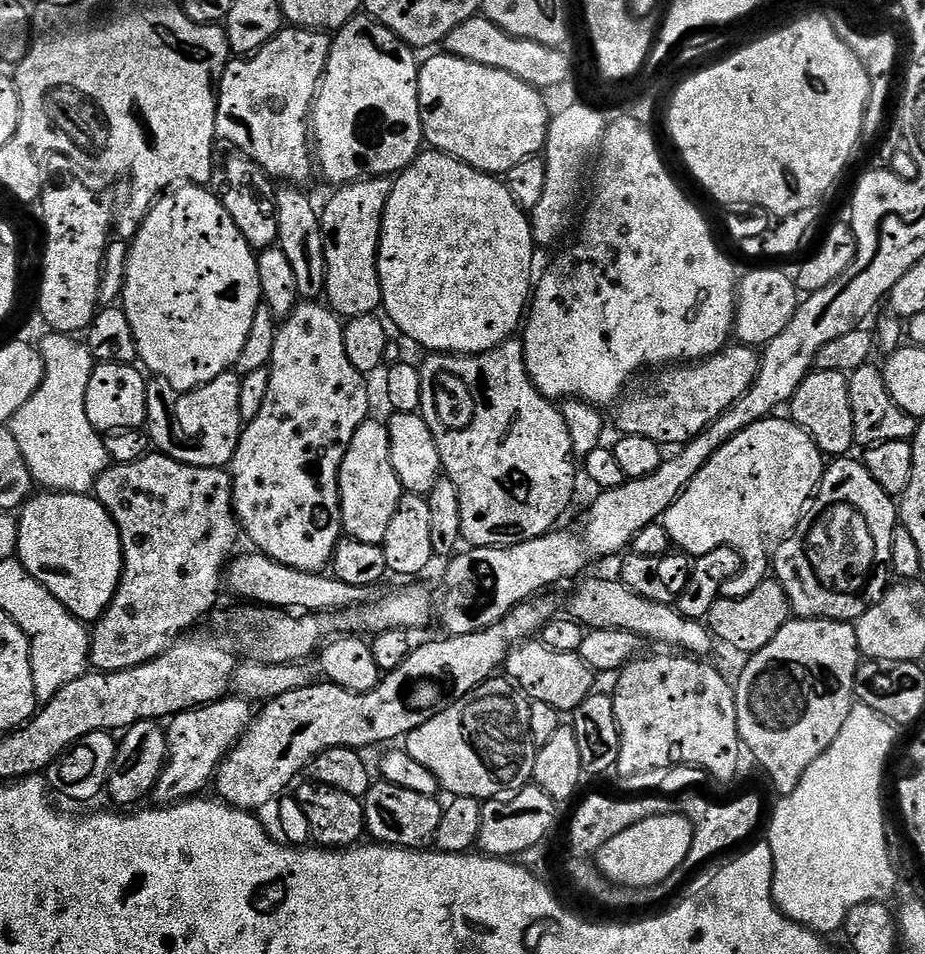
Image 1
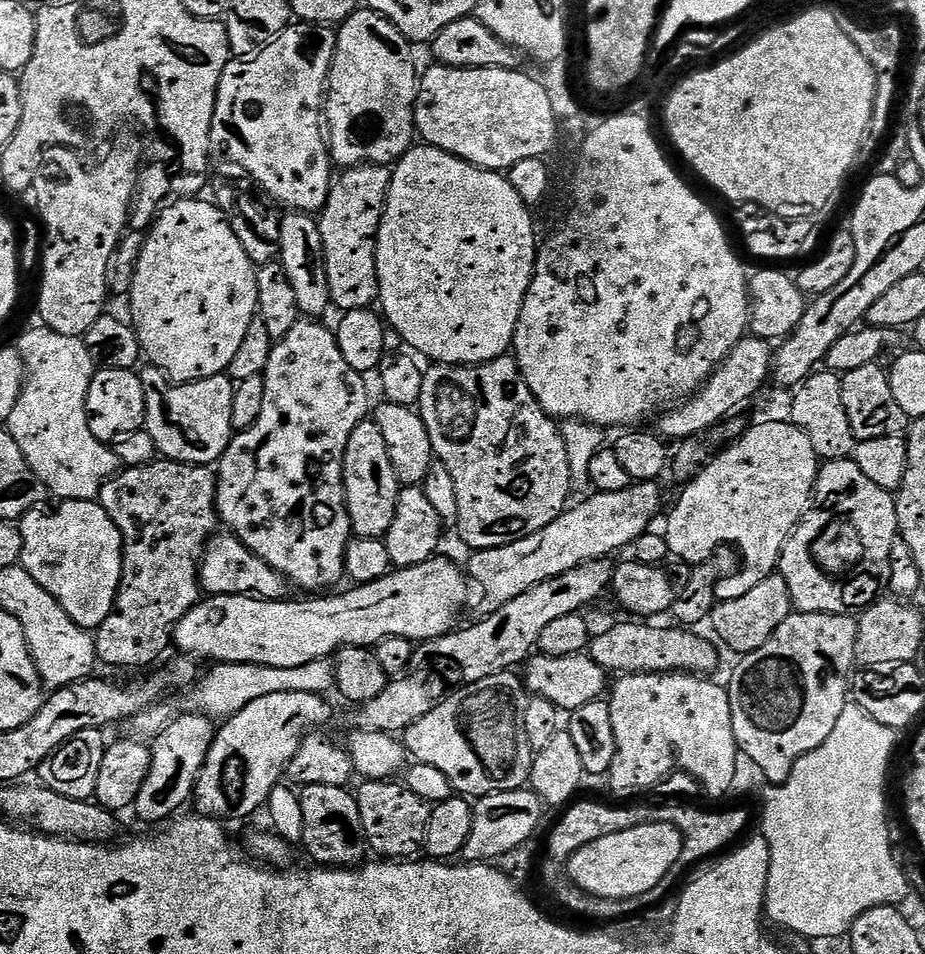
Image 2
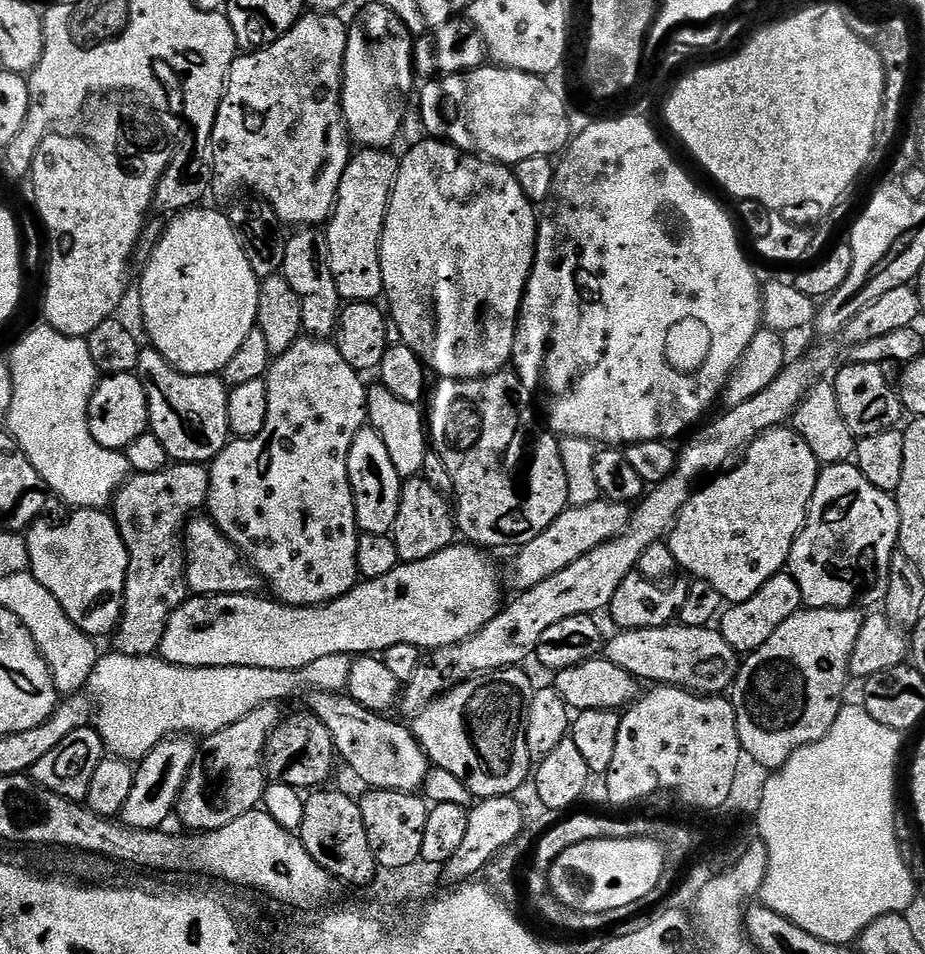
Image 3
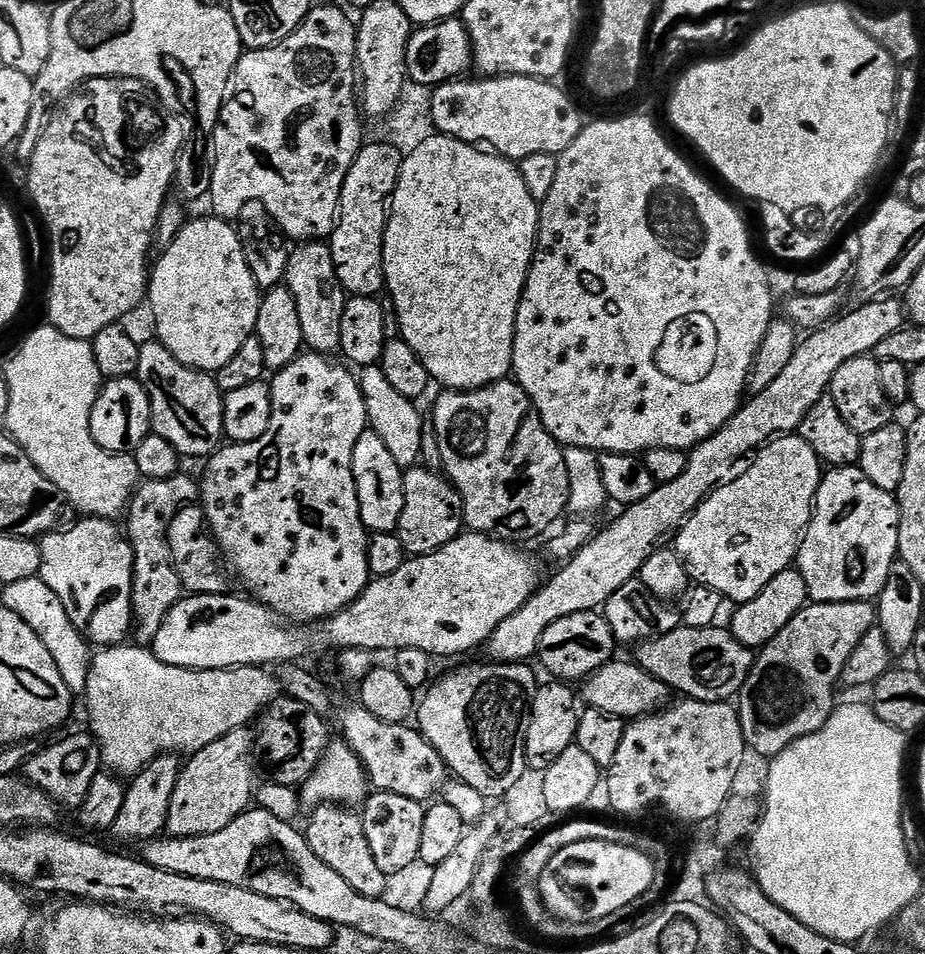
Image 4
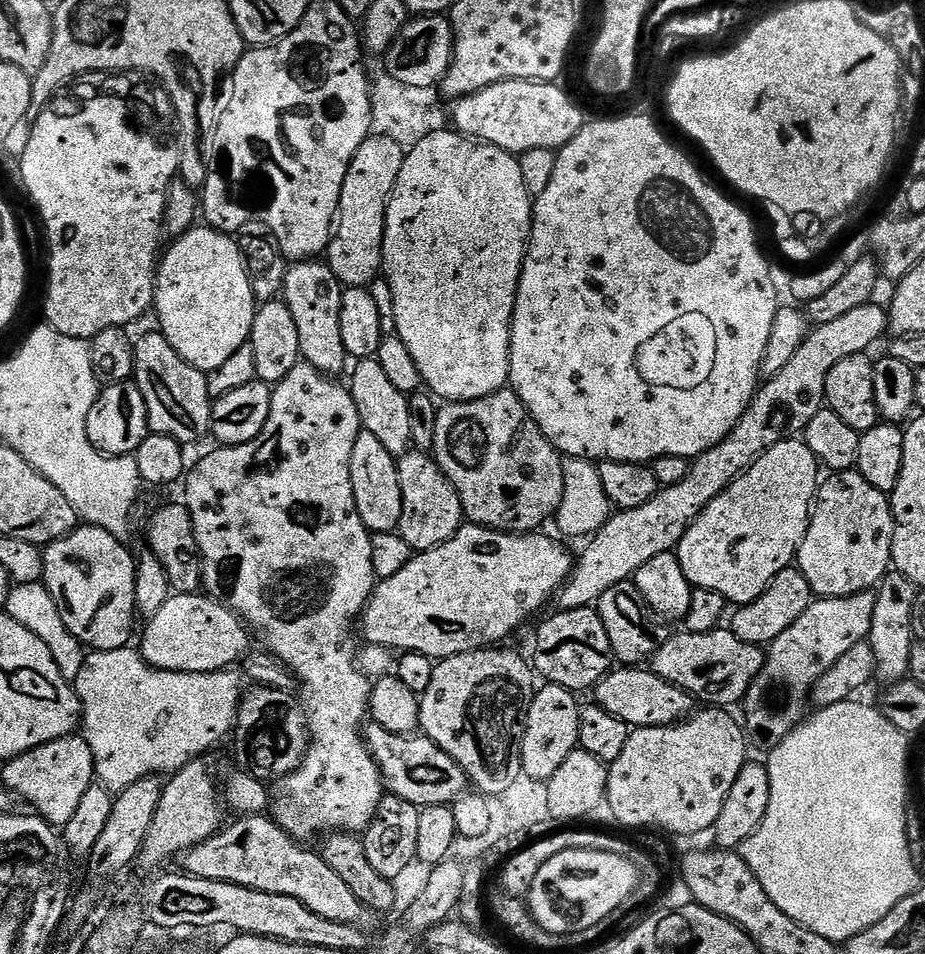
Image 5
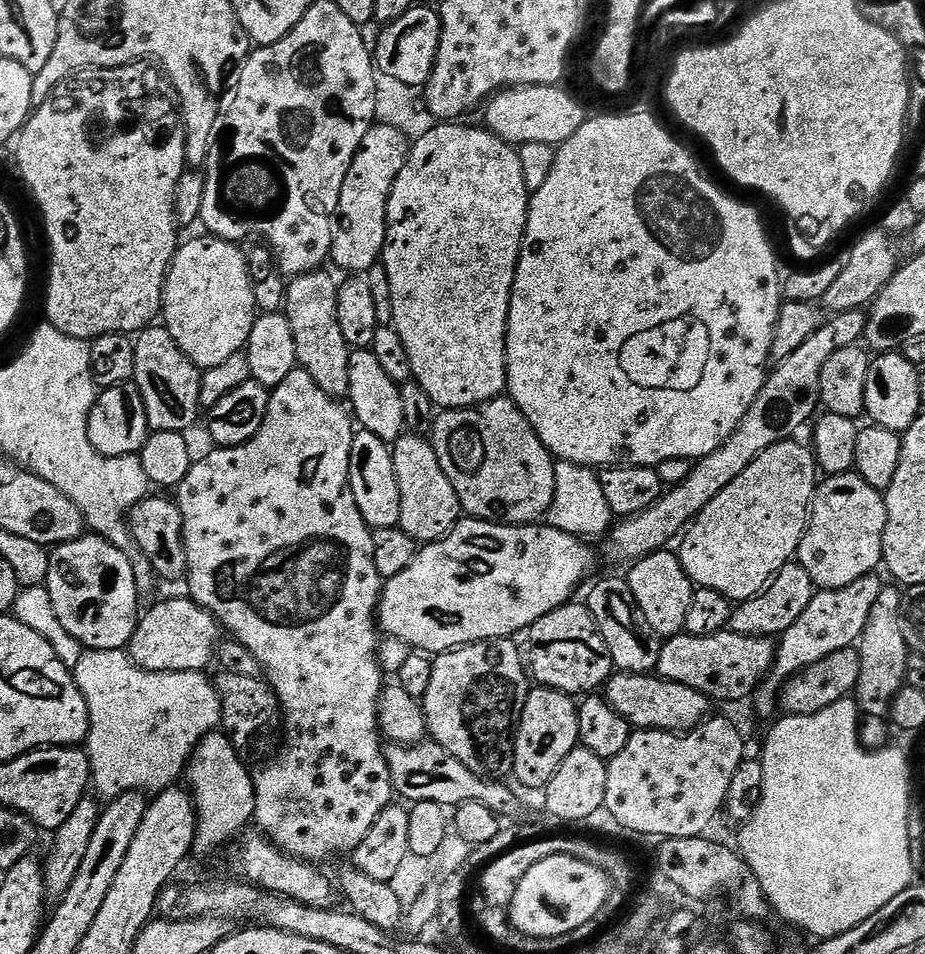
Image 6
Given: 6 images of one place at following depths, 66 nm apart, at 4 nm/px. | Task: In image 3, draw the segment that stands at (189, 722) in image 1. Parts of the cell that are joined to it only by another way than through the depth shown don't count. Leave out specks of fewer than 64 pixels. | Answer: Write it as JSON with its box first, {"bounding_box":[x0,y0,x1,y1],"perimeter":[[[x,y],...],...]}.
{"bounding_box":[122,735,198,832],"perimeter":[[[173,735],[160,741],[139,761],[134,778],[134,790],[130,790],[130,798],[126,798],[126,806],[122,813],[122,823],[130,828],[141,828],[151,832],[163,829],[168,819],[173,819],[176,803],[180,800],[182,786],[190,774],[192,764],[196,760],[198,744],[187,735]]]}

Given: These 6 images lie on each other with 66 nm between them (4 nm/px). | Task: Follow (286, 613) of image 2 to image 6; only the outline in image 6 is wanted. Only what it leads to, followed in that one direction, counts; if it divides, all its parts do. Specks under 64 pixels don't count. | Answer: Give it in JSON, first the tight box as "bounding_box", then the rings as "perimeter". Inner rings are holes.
{"bounding_box":[130,518,596,672],"perimeter":[[[471,518],[461,519],[460,523],[448,533],[442,540],[433,540],[425,544],[417,551],[414,562],[402,570],[394,578],[390,578],[383,585],[378,605],[378,628],[385,637],[393,636],[408,644],[409,649],[420,654],[439,654],[450,652],[454,648],[460,648],[463,644],[477,644],[483,640],[503,640],[515,637],[515,632],[523,633],[538,618],[550,614],[550,610],[560,608],[569,603],[576,592],[576,587],[584,580],[584,575],[596,564],[596,556],[587,548],[585,541],[578,536],[571,536],[562,530],[553,528],[544,522],[535,524],[494,524],[490,520],[473,520]],[[191,598],[183,599],[164,600],[161,604],[154,605],[148,613],[145,611],[139,617],[130,645],[130,655],[137,667],[144,668],[148,672],[204,672],[207,669],[207,664],[213,663],[216,646],[222,640],[222,629],[205,608],[197,606]]]}

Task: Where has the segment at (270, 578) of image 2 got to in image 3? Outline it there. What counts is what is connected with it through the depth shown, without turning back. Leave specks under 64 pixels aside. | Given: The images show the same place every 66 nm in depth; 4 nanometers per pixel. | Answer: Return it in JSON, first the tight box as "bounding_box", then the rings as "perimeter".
{"bounding_box":[182,514,261,596],"perimeter":[[[197,514],[184,525],[182,551],[184,554],[184,577],[188,580],[188,590],[192,596],[247,596],[261,591],[260,577],[248,565],[244,555],[221,534],[216,523],[207,515]]]}

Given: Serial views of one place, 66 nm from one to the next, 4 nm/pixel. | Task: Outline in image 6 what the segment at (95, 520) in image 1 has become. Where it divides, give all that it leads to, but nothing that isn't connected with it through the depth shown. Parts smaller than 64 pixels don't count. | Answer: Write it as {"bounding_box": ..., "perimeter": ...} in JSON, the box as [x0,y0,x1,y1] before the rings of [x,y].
{"bounding_box":[46,534,142,651],"perimeter":[[[95,534],[55,545],[48,553],[46,587],[62,626],[66,626],[85,649],[118,651],[131,645],[142,594],[136,588],[134,570],[130,570],[130,562],[126,562],[126,554],[122,554],[118,546]]]}

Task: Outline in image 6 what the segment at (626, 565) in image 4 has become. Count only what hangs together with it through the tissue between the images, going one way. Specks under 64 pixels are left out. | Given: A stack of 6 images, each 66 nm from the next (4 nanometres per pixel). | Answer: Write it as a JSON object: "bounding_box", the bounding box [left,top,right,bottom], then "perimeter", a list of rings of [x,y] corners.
{"bounding_box":[607,308,868,562],"perimeter":[[[859,308],[829,315],[821,323],[820,329],[810,334],[810,338],[806,338],[806,342],[802,342],[802,346],[798,346],[790,358],[779,361],[769,371],[758,398],[754,398],[754,406],[746,410],[746,418],[742,418],[738,430],[734,430],[734,434],[730,434],[730,438],[726,438],[726,442],[714,450],[714,454],[695,461],[691,474],[681,484],[669,487],[658,502],[654,502],[654,506],[642,510],[642,514],[637,516],[621,519],[607,533],[609,554],[616,560],[635,562],[652,552],[667,549],[671,545],[668,543],[672,539],[675,541],[705,506],[714,502],[714,498],[718,498],[718,494],[722,494],[722,490],[726,490],[726,486],[730,486],[730,482],[734,482],[734,478],[738,478],[738,474],[742,474],[742,470],[754,462],[754,458],[770,450],[770,446],[793,439],[797,435],[795,432],[808,419],[811,421],[821,407],[822,366],[826,366],[830,354],[853,347],[863,337],[867,325],[868,317]]]}

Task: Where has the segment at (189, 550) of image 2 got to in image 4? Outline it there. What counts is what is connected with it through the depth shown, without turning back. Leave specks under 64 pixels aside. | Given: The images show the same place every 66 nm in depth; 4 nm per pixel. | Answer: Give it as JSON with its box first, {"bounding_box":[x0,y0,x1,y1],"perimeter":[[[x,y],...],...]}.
{"bounding_box":[123,475,198,645],"perimeter":[[[184,475],[144,480],[133,492],[123,517],[126,539],[132,547],[132,623],[137,645],[151,645],[158,626],[182,598],[180,579],[176,573],[172,552],[168,549],[167,533],[169,521],[181,508],[191,505],[198,496],[197,481]]]}

